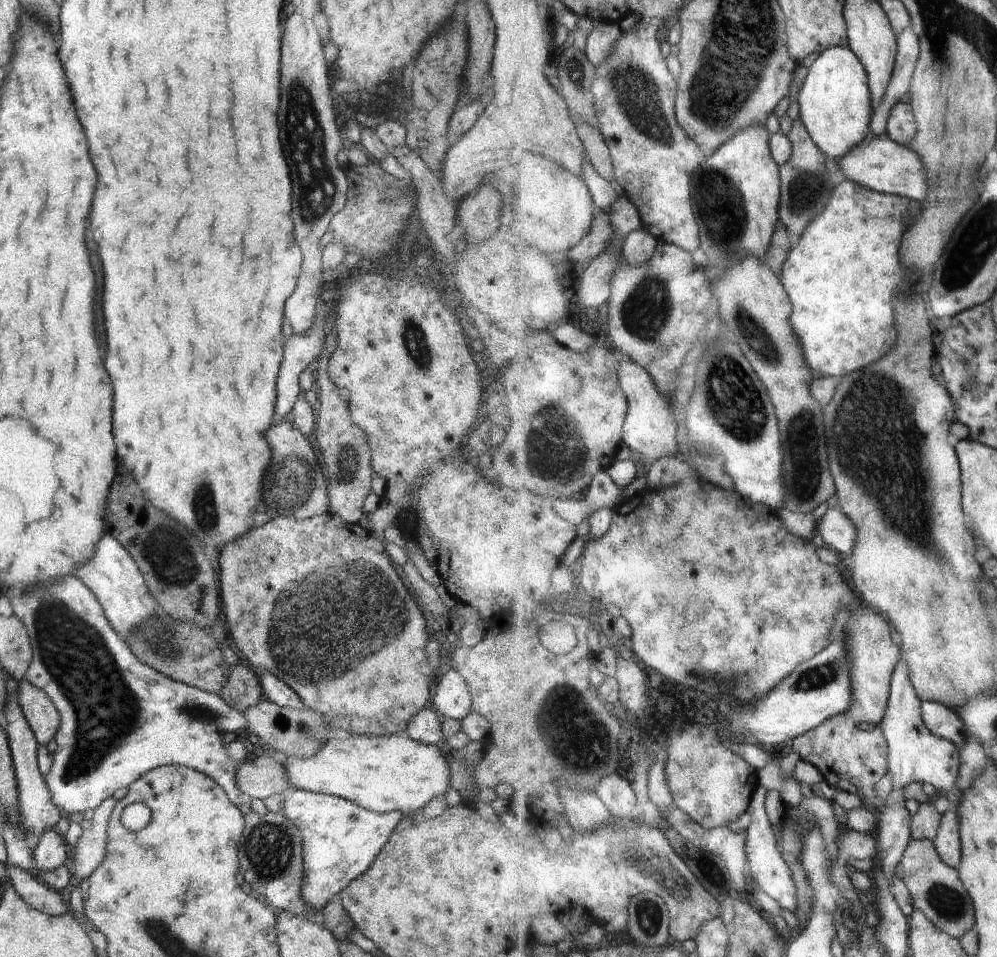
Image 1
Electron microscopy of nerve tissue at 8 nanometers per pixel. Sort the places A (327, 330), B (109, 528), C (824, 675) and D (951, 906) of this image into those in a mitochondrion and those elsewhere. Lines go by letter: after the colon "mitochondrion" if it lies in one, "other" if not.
A: other
B: other
C: mitochondrion
D: mitochondrion

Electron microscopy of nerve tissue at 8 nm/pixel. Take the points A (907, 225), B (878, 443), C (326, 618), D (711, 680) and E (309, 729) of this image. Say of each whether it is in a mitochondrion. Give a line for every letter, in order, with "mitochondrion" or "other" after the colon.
A: other
B: mitochondrion
C: mitochondrion
D: mitochondrion
E: mitochondrion

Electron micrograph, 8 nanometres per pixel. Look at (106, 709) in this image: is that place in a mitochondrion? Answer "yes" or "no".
yes

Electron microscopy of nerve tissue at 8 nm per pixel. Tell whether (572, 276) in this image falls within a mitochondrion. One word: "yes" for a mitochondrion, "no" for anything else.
no

